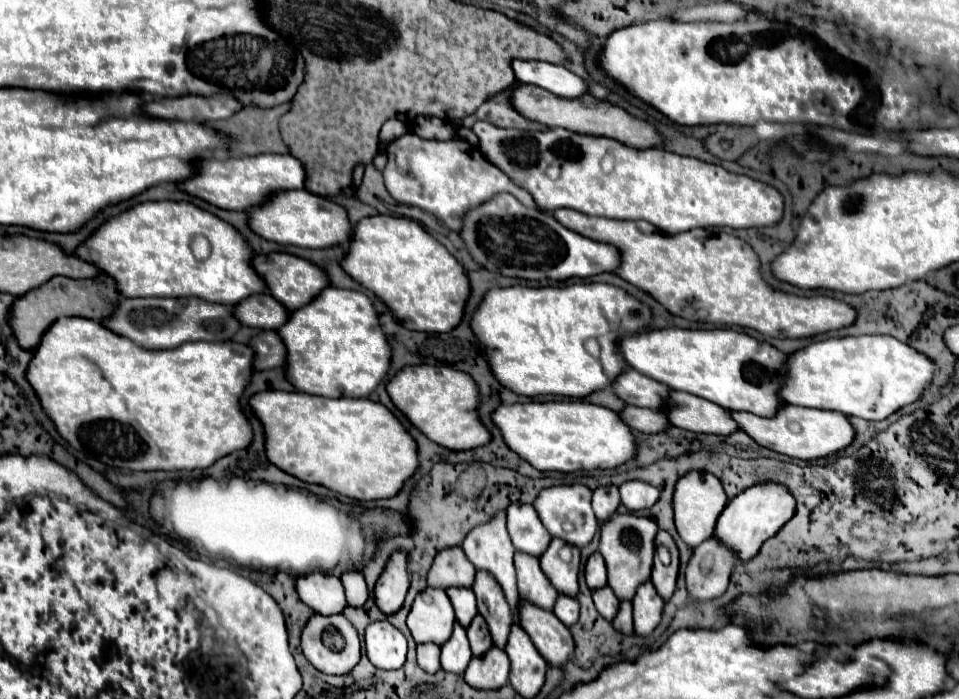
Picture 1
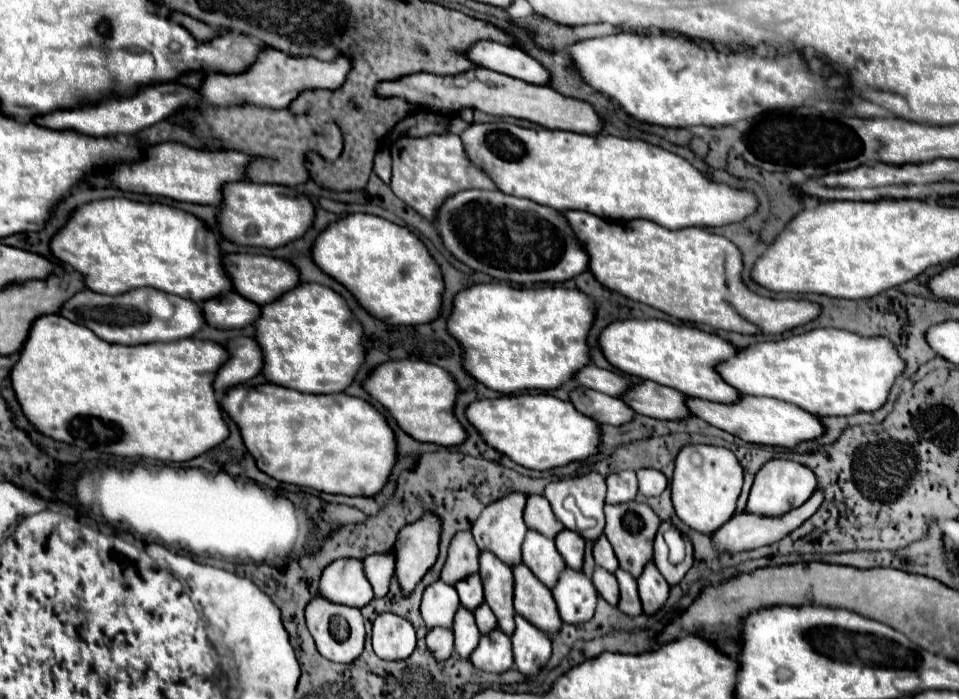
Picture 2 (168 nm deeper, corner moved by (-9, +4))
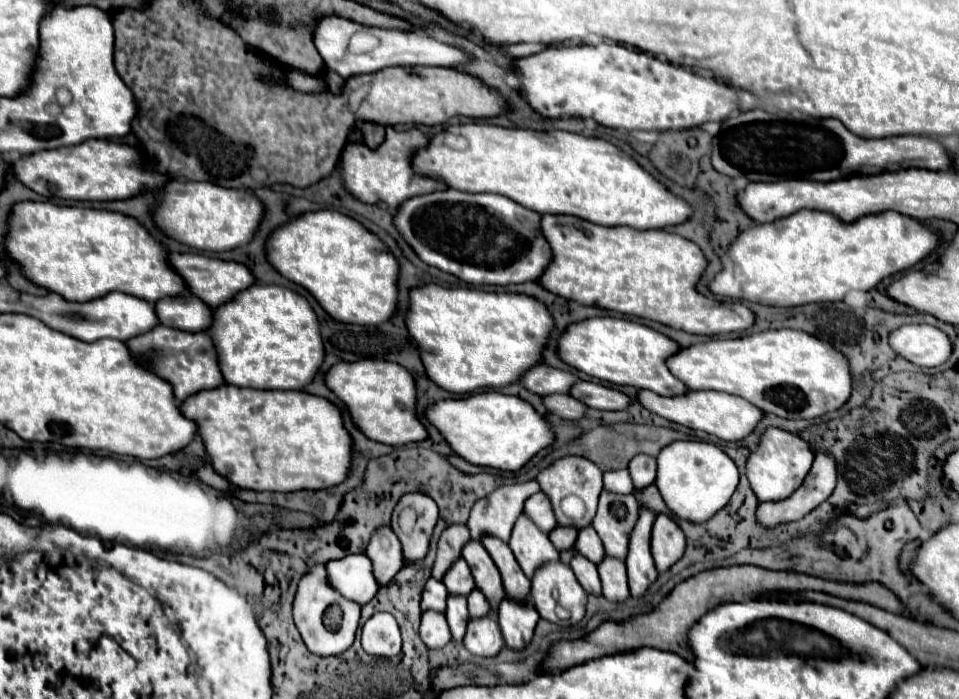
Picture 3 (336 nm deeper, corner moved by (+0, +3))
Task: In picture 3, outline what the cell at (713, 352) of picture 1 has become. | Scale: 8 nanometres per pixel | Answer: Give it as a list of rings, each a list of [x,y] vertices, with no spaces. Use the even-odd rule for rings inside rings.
[[[592,317],[578,323],[570,323],[562,337],[558,339],[558,359],[566,365],[582,371],[600,381],[614,385],[630,385],[636,389],[650,389],[658,395],[678,395],[688,389],[672,377],[664,361],[678,351],[678,343],[660,335],[658,331],[616,317]]]

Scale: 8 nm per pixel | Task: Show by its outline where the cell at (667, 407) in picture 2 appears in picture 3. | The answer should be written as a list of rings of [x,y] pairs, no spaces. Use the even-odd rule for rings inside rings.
[[[590,381],[574,383],[568,395],[582,401],[584,405],[592,409],[602,409],[602,411],[620,411],[620,409],[626,409],[630,403],[628,395],[614,391],[610,387],[598,385],[598,383],[590,383]]]

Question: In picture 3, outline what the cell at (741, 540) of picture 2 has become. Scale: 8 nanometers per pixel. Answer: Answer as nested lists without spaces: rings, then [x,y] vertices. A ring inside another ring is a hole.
[[[816,453],[812,469],[804,477],[796,493],[792,493],[782,501],[760,503],[756,517],[764,527],[798,521],[814,507],[818,507],[822,501],[826,501],[834,491],[834,487],[836,487],[834,457],[830,457],[830,453]]]

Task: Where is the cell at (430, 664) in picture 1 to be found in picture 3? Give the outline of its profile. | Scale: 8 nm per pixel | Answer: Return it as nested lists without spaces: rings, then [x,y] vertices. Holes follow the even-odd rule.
[[[424,611],[422,613],[422,625],[420,625],[420,637],[432,649],[434,647],[444,647],[452,639],[444,613]]]

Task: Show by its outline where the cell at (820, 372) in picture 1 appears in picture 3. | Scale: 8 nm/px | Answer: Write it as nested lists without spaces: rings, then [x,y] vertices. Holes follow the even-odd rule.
[[[768,329],[766,333],[736,339],[710,339],[706,343],[680,347],[672,357],[666,359],[666,365],[670,373],[688,389],[708,389],[738,395],[762,409],[762,413],[772,413],[784,419],[814,419],[834,411],[848,401],[852,389],[852,375],[846,357],[842,357],[842,353],[838,353],[832,345],[794,329]]]

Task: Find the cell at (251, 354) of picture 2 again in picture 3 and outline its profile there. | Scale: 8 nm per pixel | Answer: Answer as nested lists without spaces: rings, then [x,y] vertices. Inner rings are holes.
[[[158,325],[154,333],[142,333],[142,337],[134,337],[134,341],[126,341],[126,345],[138,365],[142,365],[146,371],[162,377],[172,385],[174,397],[178,403],[182,403],[186,397],[202,389],[214,389],[218,385],[224,385],[224,379],[216,361],[216,351],[206,331],[190,333],[190,331]]]

